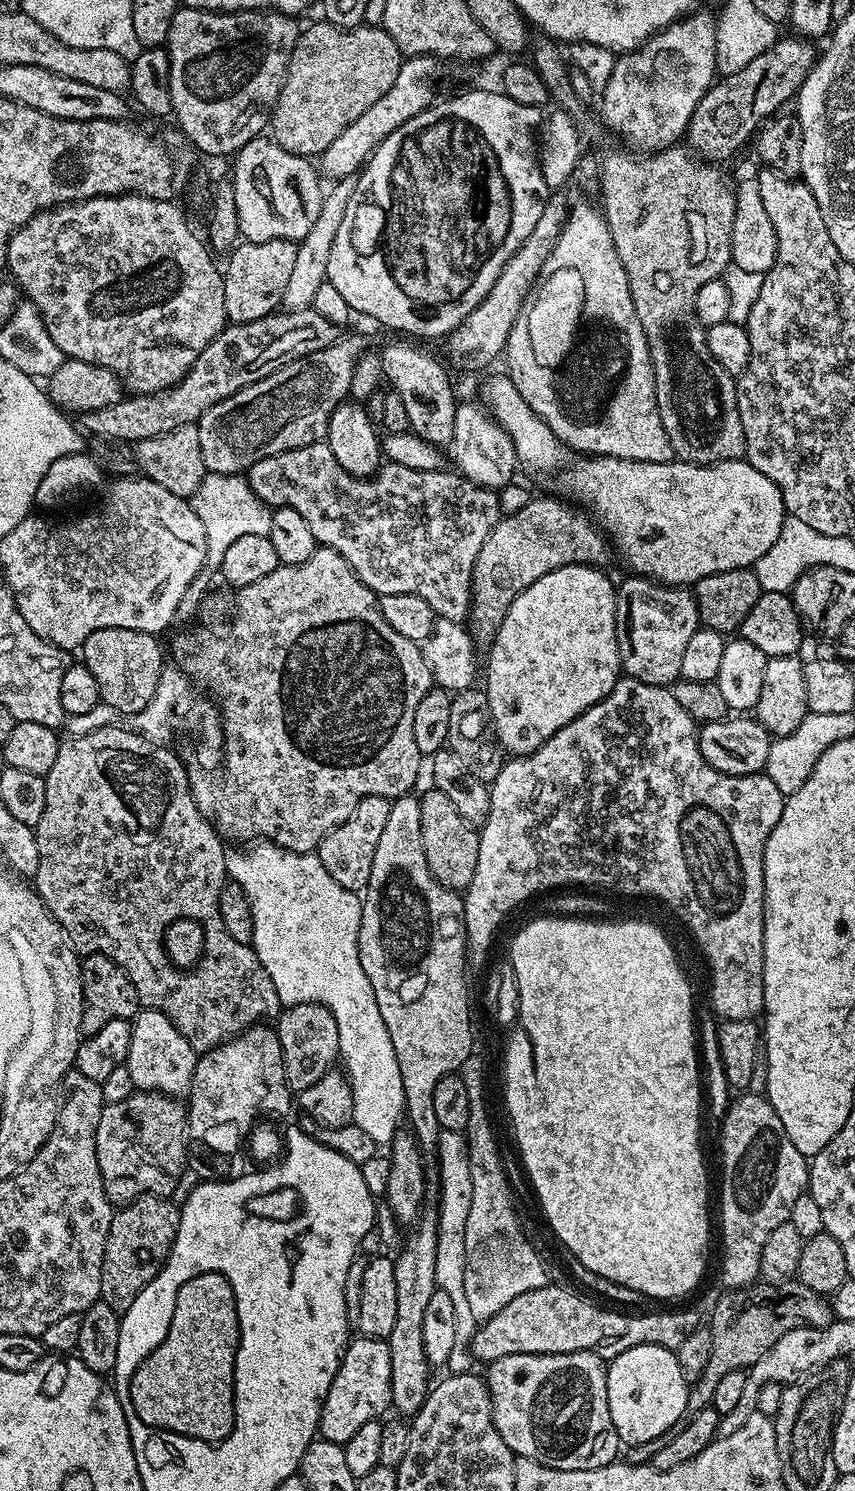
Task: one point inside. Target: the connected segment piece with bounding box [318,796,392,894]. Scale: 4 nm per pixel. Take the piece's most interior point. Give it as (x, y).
(347, 853)

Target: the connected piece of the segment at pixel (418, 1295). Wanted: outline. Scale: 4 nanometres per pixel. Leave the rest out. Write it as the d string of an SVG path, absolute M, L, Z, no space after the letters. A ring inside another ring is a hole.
M424 1214L416 1221L412 1232L404 1240L404 1249L395 1257L394 1291L398 1294L398 1315L394 1317L394 1330L388 1335L390 1350L390 1390L393 1409L397 1408L405 1417L415 1416L416 1411L426 1402L430 1391L426 1348L422 1346L422 1321L426 1306L438 1289L434 1278L434 1258L438 1258L437 1217Z

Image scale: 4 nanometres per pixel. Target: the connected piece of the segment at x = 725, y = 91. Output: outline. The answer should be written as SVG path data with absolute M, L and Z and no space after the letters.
M788 34L788 37L777 39L776 43L768 48L758 58L743 66L742 70L729 76L720 76L713 83L708 92L698 102L694 114L688 123L686 133L686 144L699 159L709 162L724 162L728 160L744 143L755 137L758 129L765 123L766 118L771 118L781 111L784 103L791 101L796 93L800 91L802 82L810 74L810 70L816 65L818 59L817 49L812 49L813 41L808 38L801 38L795 34Z

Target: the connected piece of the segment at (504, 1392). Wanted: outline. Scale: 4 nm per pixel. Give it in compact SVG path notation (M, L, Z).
M567 1352L566 1354L510 1354L506 1358L498 1358L487 1365L488 1396L492 1399L492 1421L502 1434L502 1442L516 1456L534 1458L534 1462L542 1462L542 1466L550 1466L554 1470L594 1470L613 1463L616 1456L622 1452L622 1445L618 1434L614 1430L614 1422L610 1418L610 1402L606 1398L606 1378L608 1366L604 1357L593 1352Z

